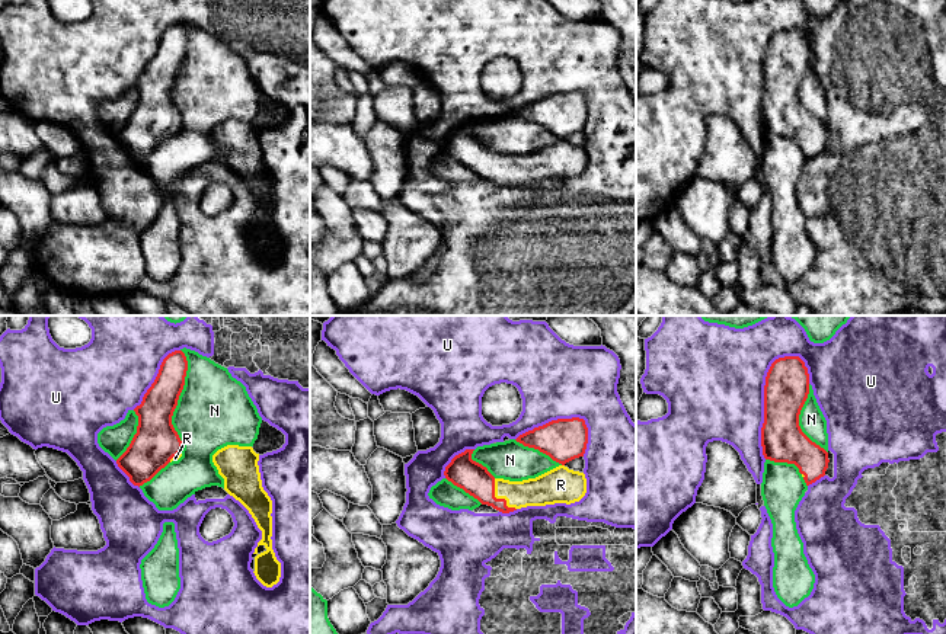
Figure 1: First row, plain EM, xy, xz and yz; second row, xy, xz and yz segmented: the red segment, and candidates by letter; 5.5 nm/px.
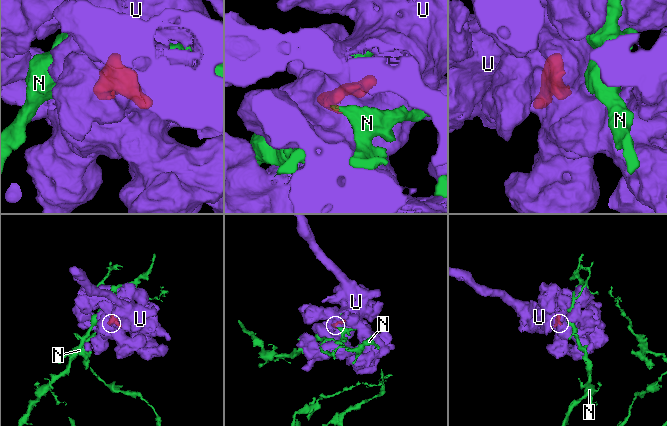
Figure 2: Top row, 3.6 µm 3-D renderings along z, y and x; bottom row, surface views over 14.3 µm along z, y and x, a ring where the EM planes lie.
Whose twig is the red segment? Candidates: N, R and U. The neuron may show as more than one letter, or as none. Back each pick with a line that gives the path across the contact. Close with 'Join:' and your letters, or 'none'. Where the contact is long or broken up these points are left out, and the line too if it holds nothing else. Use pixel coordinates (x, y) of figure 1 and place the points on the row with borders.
Join: R

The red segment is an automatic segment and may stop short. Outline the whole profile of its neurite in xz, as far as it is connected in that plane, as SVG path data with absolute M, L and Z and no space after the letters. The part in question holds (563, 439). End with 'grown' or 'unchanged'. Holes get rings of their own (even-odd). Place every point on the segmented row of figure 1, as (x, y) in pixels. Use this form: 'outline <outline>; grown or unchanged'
outline M557 419L520 435L517 442L538 449L553 461L566 462L584 457L588 444L588 428L584 419Z; unchanged

